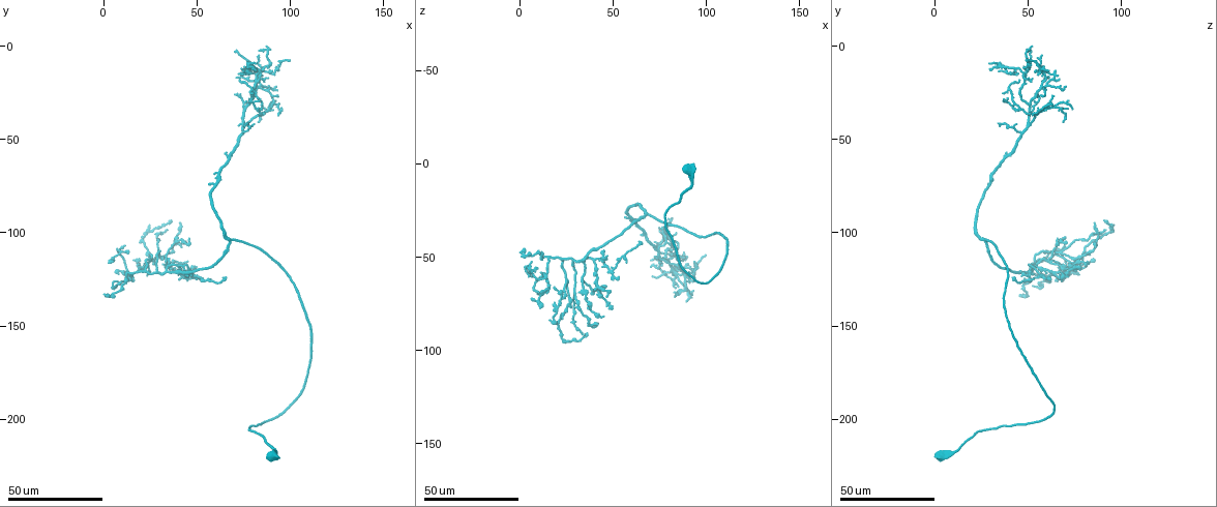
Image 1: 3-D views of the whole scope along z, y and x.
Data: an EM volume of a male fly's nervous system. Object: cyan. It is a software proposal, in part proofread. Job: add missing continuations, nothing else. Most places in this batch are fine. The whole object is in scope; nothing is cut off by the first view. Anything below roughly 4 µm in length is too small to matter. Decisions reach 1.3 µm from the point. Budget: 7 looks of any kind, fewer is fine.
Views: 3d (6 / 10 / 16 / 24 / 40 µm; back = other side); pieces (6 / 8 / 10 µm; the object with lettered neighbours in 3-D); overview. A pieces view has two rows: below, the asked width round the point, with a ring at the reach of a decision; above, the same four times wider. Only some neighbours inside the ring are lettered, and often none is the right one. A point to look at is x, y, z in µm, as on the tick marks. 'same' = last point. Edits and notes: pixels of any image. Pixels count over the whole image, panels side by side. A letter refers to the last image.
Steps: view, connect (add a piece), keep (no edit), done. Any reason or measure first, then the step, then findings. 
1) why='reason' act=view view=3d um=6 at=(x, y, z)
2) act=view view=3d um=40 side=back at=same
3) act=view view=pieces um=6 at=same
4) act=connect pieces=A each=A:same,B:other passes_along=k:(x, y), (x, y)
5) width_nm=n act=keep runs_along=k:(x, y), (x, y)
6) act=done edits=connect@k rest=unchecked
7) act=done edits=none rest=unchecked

why='end of a long branch' act=view view=3d um=40 at=(70, 3, 53)

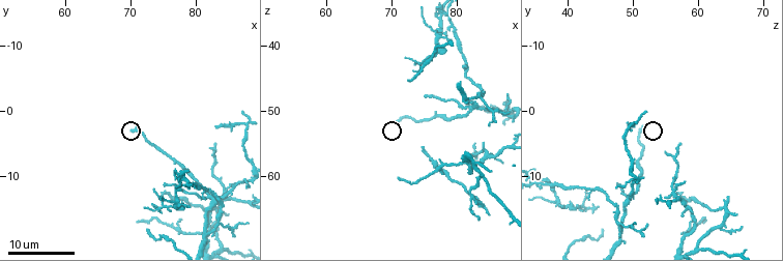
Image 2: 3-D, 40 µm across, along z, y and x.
act=view view=pieces um=6 at=(70.0, 3.5, 52.0)

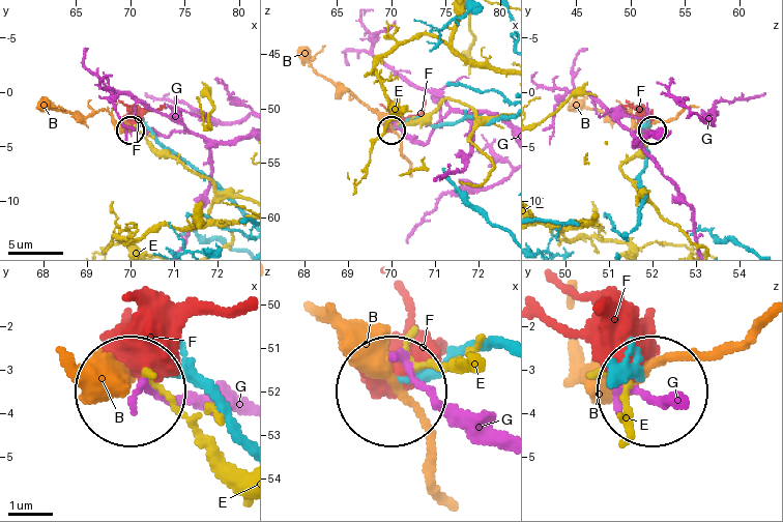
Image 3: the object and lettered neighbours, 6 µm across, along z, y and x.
act=keep each=B:other,E:other,F:other,G:other runs_along=3:(242, 434), (186, 381), (135, 378) found='no lettered piece goes on from it'

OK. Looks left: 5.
why='tapers out' act=view view=3d um=16 at=(71.0, 17.0, 60.5)

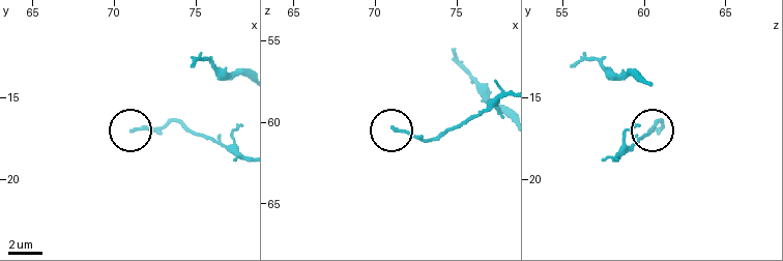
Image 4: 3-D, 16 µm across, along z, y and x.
act=view view=pieces um=8 at=(71.2, 17.1, 60.3)

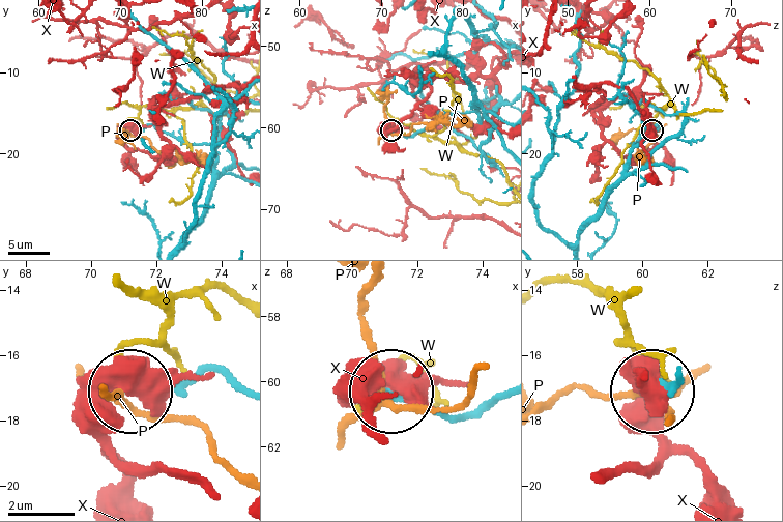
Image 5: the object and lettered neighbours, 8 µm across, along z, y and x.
act=keep each=P:other,W:other,X:other runs_along=5:(502, 392), (453, 417), (397, 398) found='no lettered piece goes on from it'

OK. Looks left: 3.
why='end of a long branch' act=view view=3d um=16 at=(72.5, 18.0, 45.5)

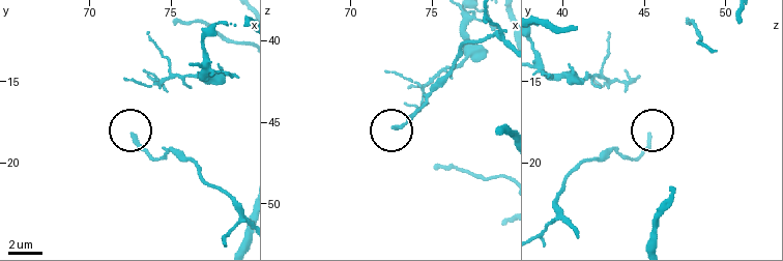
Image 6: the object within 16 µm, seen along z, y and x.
why='see the neighbours' act=view view=pieces um=6 at=(72.6, 18.2, 45.4)

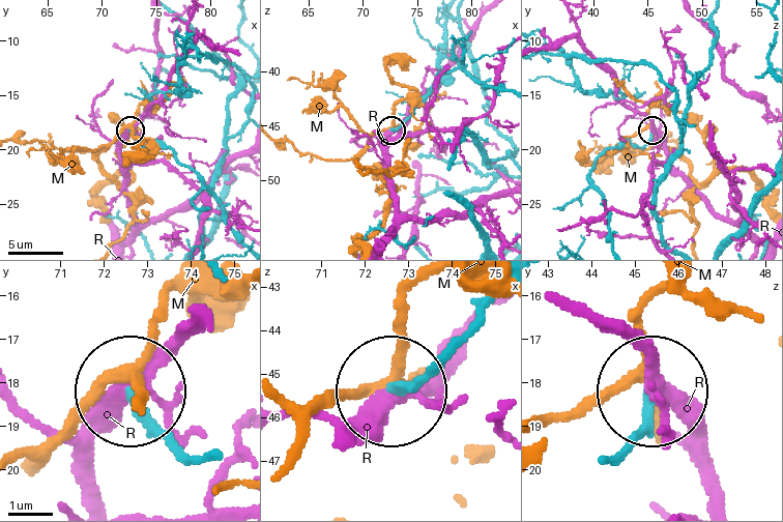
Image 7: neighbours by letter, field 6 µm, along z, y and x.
act=keep each=M:other,R:other runs_along=7:(612, 242), (590, 170), (609, 149), (643, 145), (651, 132) found='no lettered piece goes on from it'

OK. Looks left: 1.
act=done edits=none rest=unchecked

